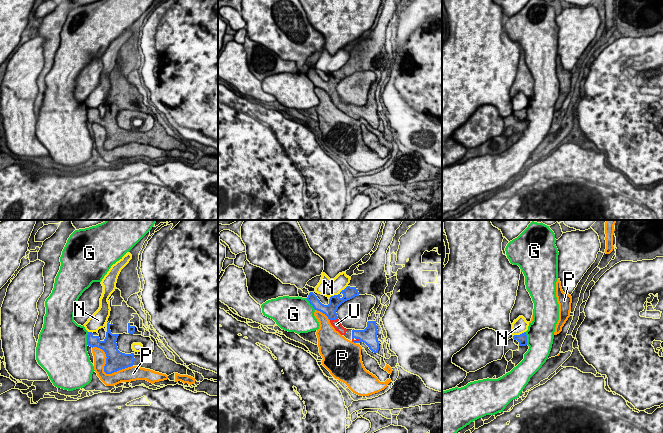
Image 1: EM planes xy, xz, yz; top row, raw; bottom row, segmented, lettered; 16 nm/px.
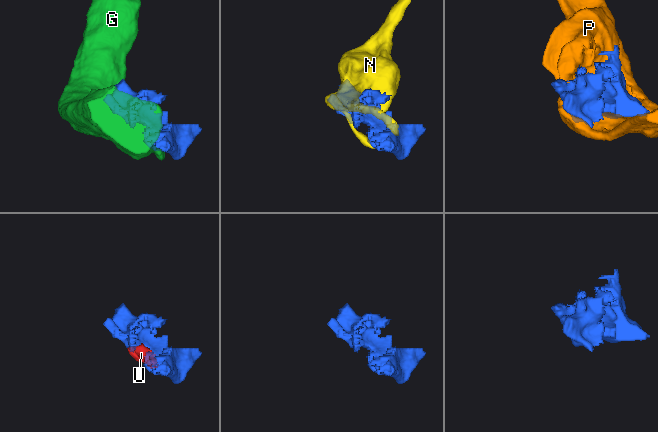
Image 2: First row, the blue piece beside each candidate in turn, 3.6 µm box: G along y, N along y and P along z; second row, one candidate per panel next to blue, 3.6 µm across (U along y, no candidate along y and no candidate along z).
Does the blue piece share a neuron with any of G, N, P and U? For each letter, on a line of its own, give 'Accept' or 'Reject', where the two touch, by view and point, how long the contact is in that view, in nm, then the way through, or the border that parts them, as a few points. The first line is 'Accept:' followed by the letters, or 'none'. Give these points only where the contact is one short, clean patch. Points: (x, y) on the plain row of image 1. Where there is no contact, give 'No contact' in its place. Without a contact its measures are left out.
Accept: U
G: Reject. Touches blue at xy (87, 114). Shared border 220 nm
N: Reject. Touches blue at xz (338, 70). Shared border 340 nm
P: Reject. Touches blue at xy (104, 146). Shared border 700 nm
U: Accept. Touches blue at xz (333, 95). Shared border 130 nm

